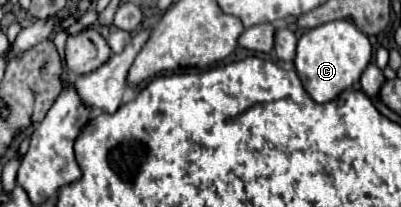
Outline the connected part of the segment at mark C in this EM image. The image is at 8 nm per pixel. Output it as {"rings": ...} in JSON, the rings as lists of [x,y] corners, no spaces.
{"rings":[[[333,20],[323,26],[307,30],[297,44],[295,68],[303,82],[303,88],[315,102],[331,102],[343,90],[351,88],[371,62],[371,42],[347,20]]]}

